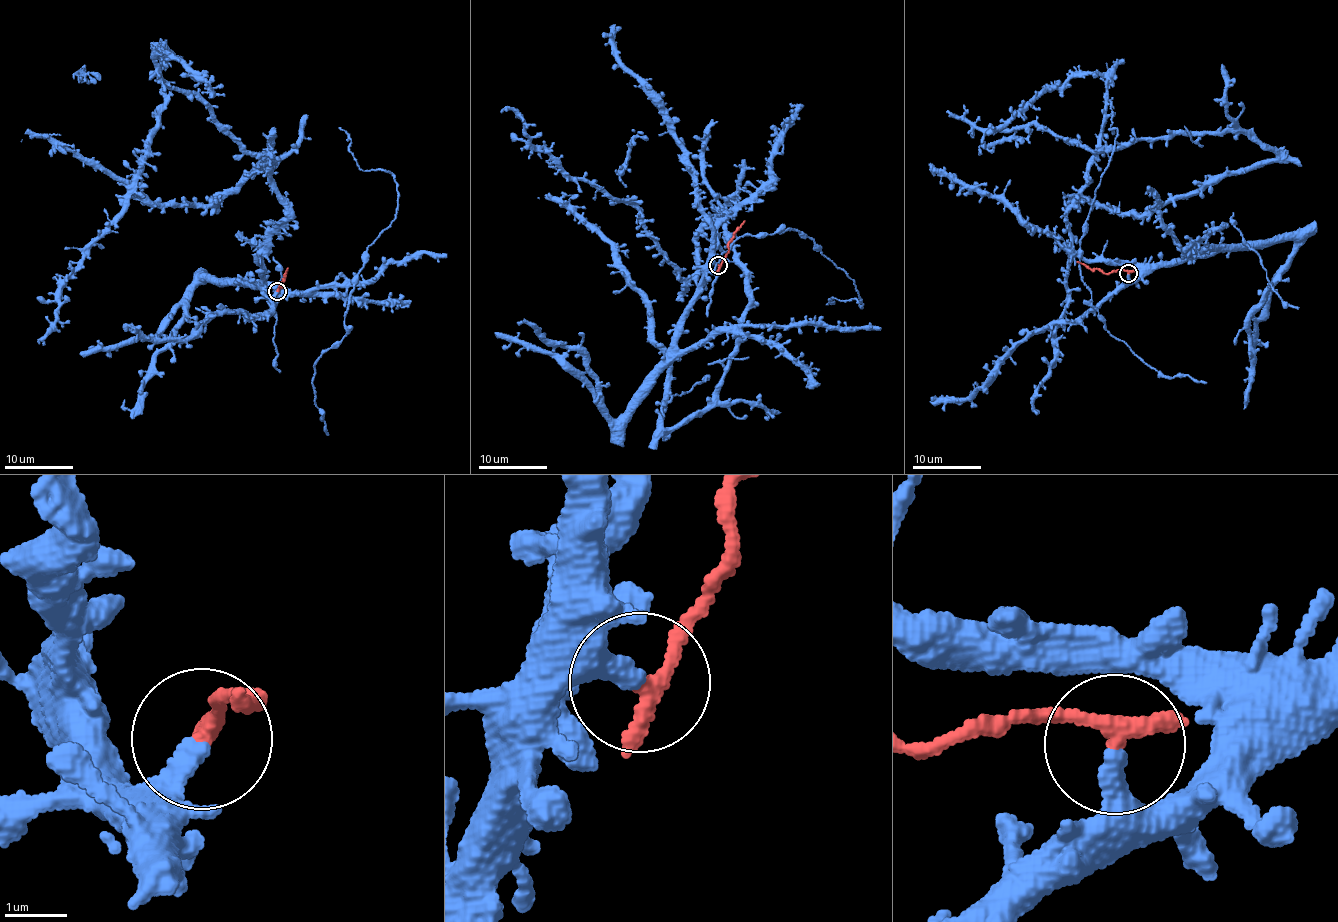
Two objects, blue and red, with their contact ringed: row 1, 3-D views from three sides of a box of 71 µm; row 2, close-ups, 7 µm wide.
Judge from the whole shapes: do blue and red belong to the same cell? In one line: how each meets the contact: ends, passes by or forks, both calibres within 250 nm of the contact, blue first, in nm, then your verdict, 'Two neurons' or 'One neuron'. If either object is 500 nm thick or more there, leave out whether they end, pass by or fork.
At the ring blue ends. At the ring red ends. Thickness 360 nm (blue) against 340 nm. Two neurons

